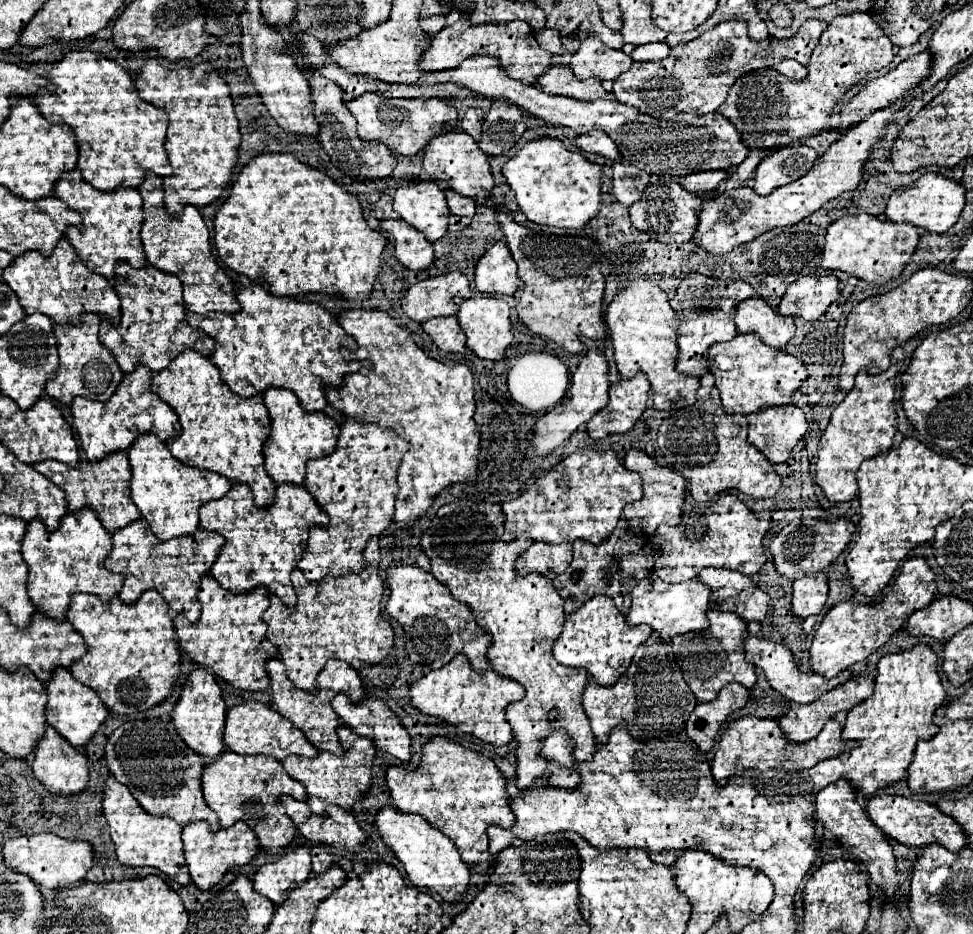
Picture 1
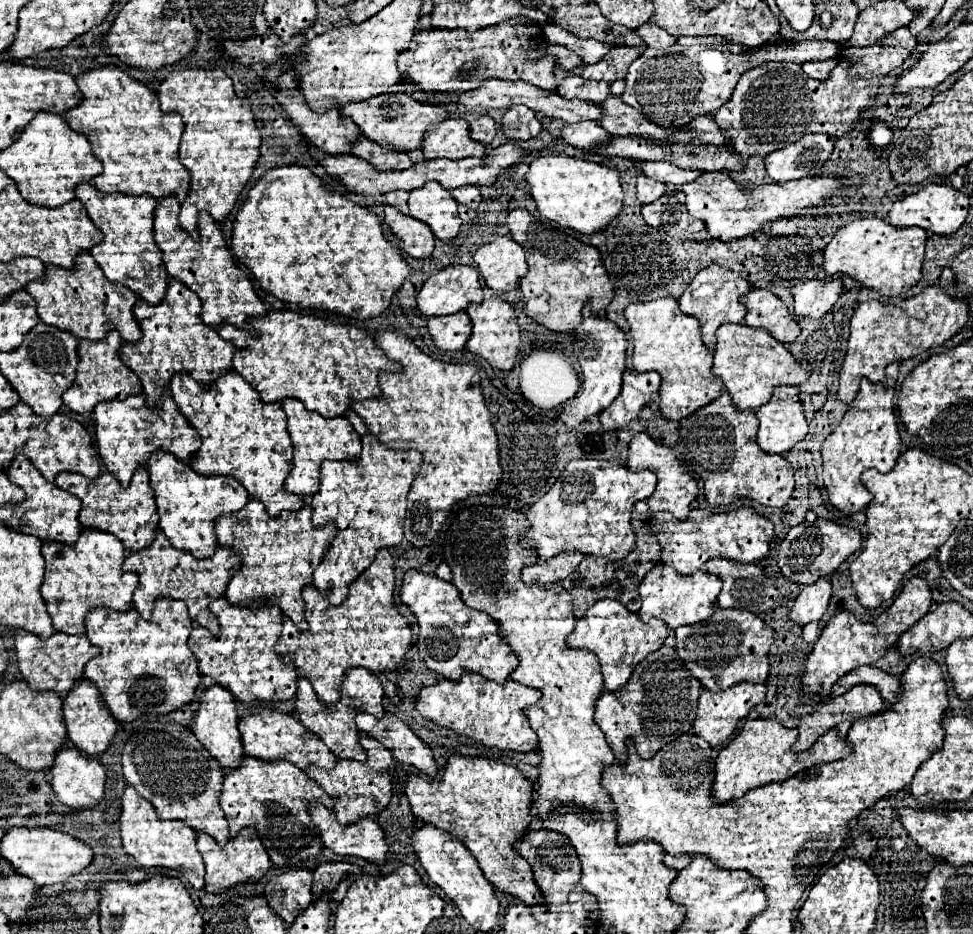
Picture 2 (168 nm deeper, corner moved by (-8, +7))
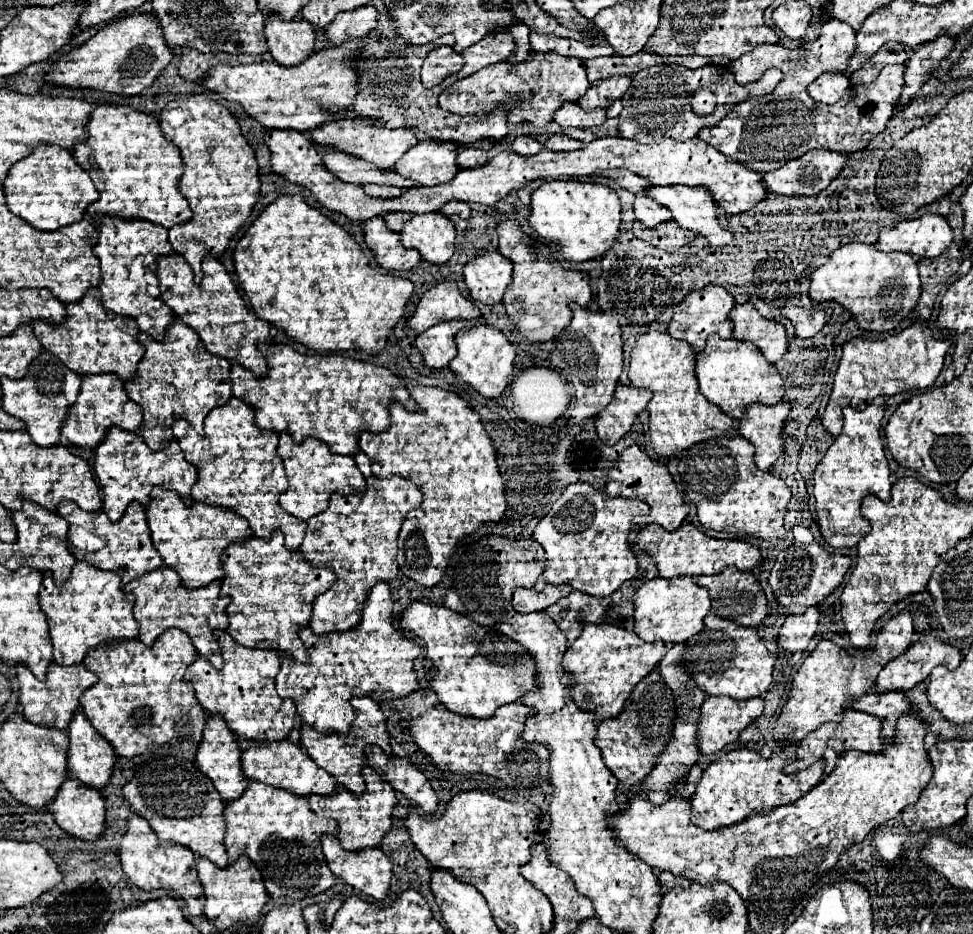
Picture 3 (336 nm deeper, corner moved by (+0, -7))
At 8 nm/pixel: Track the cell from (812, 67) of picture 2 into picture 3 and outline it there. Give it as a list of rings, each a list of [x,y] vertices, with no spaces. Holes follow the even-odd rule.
[[[824,73],[808,87],[808,93],[812,95],[814,101],[832,105],[838,99],[842,99],[848,85],[850,85],[850,81],[848,81],[846,75],[842,75],[842,73]]]

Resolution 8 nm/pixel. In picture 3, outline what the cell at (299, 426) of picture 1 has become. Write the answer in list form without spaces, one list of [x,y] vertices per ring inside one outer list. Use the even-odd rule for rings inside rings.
[[[280,433],[278,455],[282,457],[290,483],[288,491],[280,495],[280,507],[300,521],[308,521],[310,517],[322,513],[328,507],[332,493],[342,493],[342,495],[364,493],[366,479],[360,473],[356,461],[348,455],[330,453],[328,445],[320,443],[318,439],[306,439],[304,443],[296,443],[288,439],[286,433]]]

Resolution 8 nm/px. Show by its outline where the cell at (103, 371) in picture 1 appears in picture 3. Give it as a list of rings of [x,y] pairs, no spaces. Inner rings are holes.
[[[86,375],[82,379],[82,389],[76,403],[68,411],[68,419],[62,425],[62,435],[76,447],[96,449],[110,427],[120,427],[124,431],[138,431],[142,423],[142,409],[124,391],[124,381],[116,375]]]

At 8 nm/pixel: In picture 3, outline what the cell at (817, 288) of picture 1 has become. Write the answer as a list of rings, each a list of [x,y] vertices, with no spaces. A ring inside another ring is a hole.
[[[784,307],[782,315],[792,321],[796,337],[808,339],[814,337],[832,317],[832,309],[804,309],[804,307]]]

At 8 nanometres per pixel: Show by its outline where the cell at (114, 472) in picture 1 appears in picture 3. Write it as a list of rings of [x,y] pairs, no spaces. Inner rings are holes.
[[[62,501],[58,505],[58,515],[64,517],[70,525],[70,539],[68,539],[70,553],[78,561],[86,561],[92,567],[118,573],[122,583],[130,583],[132,579],[164,565],[160,553],[152,545],[150,529],[146,523],[146,511],[140,503],[132,503],[118,523],[112,523],[104,511],[94,511],[94,513],[82,511],[72,501]]]

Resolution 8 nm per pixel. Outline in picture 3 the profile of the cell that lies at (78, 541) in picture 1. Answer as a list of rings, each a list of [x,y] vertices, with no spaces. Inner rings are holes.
[[[84,561],[76,563],[72,575],[62,587],[54,585],[50,573],[44,575],[40,589],[40,607],[48,617],[56,665],[82,663],[88,651],[104,643],[138,637],[138,621],[132,615],[134,595],[122,591],[122,581],[116,573],[98,571]]]

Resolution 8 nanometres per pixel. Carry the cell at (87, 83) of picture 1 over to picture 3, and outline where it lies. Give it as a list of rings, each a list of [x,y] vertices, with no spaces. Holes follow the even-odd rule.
[[[98,105],[92,111],[86,131],[88,131],[88,139],[84,143],[76,143],[74,159],[92,177],[100,193],[100,199],[88,207],[88,215],[92,219],[104,217],[104,215],[112,215],[120,219],[144,219],[170,229],[192,217],[188,201],[178,189],[178,181],[184,171],[180,151],[172,145],[172,141],[168,141],[162,135],[160,125],[152,115],[134,111],[128,105]]]

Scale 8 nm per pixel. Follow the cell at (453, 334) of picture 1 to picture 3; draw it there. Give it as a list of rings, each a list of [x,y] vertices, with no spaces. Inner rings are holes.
[[[444,321],[440,325],[430,327],[422,335],[416,337],[416,347],[424,357],[424,363],[432,369],[448,367],[454,357],[454,337],[460,329],[472,327],[470,321]]]

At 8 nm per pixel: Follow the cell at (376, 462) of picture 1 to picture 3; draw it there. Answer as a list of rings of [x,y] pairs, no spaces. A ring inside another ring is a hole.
[[[368,477],[366,483],[368,489],[362,495],[334,493],[328,509],[308,521],[308,531],[300,547],[304,559],[314,567],[328,565],[336,575],[334,585],[314,601],[310,629],[316,635],[350,631],[360,623],[368,591],[372,591],[378,581],[390,583],[398,577],[398,533],[408,511],[420,507],[422,493],[404,477]]]

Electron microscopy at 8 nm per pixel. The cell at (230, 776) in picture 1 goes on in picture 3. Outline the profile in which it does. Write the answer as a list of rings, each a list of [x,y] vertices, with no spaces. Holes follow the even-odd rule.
[[[250,781],[240,799],[226,803],[224,817],[228,823],[224,843],[230,863],[234,863],[240,855],[248,855],[260,869],[270,897],[286,899],[296,891],[318,895],[336,885],[336,877],[324,859],[320,837],[324,833],[338,835],[338,823],[334,819],[318,817],[304,797]]]

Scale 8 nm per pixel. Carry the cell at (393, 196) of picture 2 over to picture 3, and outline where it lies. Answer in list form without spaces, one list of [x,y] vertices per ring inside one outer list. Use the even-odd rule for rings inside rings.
[[[388,213],[388,215],[384,215],[384,221],[386,221],[386,225],[388,225],[392,231],[400,233],[402,227],[404,227],[404,223],[406,223],[408,219],[412,219],[412,215],[414,215],[414,213]]]

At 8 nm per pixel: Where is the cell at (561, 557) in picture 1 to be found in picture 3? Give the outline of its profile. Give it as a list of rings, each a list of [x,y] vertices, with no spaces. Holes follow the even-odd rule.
[[[552,585],[546,587],[544,591],[534,591],[534,589],[516,589],[512,605],[518,613],[532,613],[532,611],[542,611],[556,603],[558,599],[566,597],[572,589],[568,585]]]

